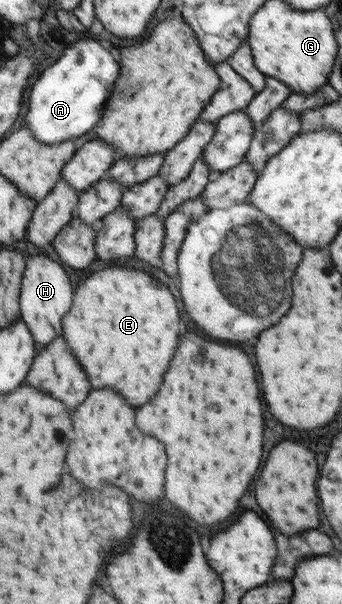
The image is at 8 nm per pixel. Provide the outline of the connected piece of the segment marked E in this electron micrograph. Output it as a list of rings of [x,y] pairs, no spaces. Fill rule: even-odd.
[[[135,261],[112,264],[92,272],[78,283],[78,300],[74,300],[74,312],[66,316],[66,332],[63,332],[66,340],[70,340],[70,348],[82,356],[82,364],[86,364],[90,380],[94,380],[94,388],[118,388],[126,400],[134,400],[138,406],[146,404],[158,392],[162,374],[168,370],[180,336],[180,310],[176,298],[168,288],[156,288],[158,282]]]

